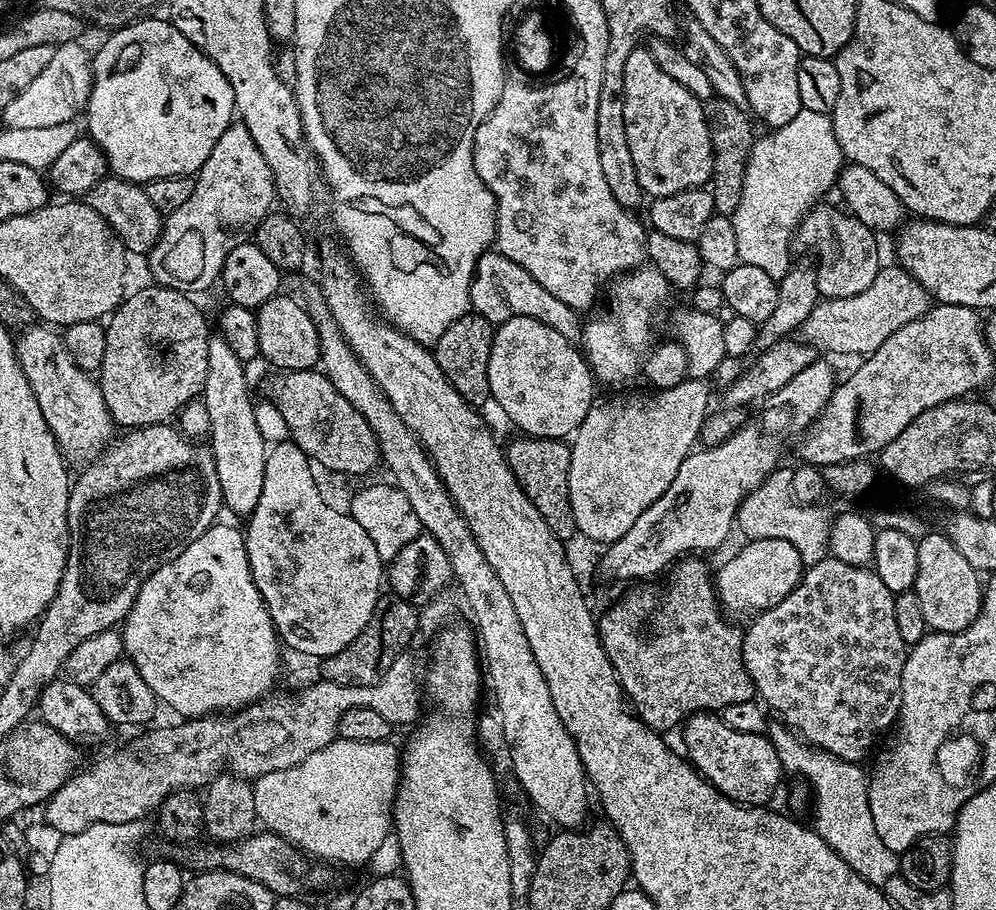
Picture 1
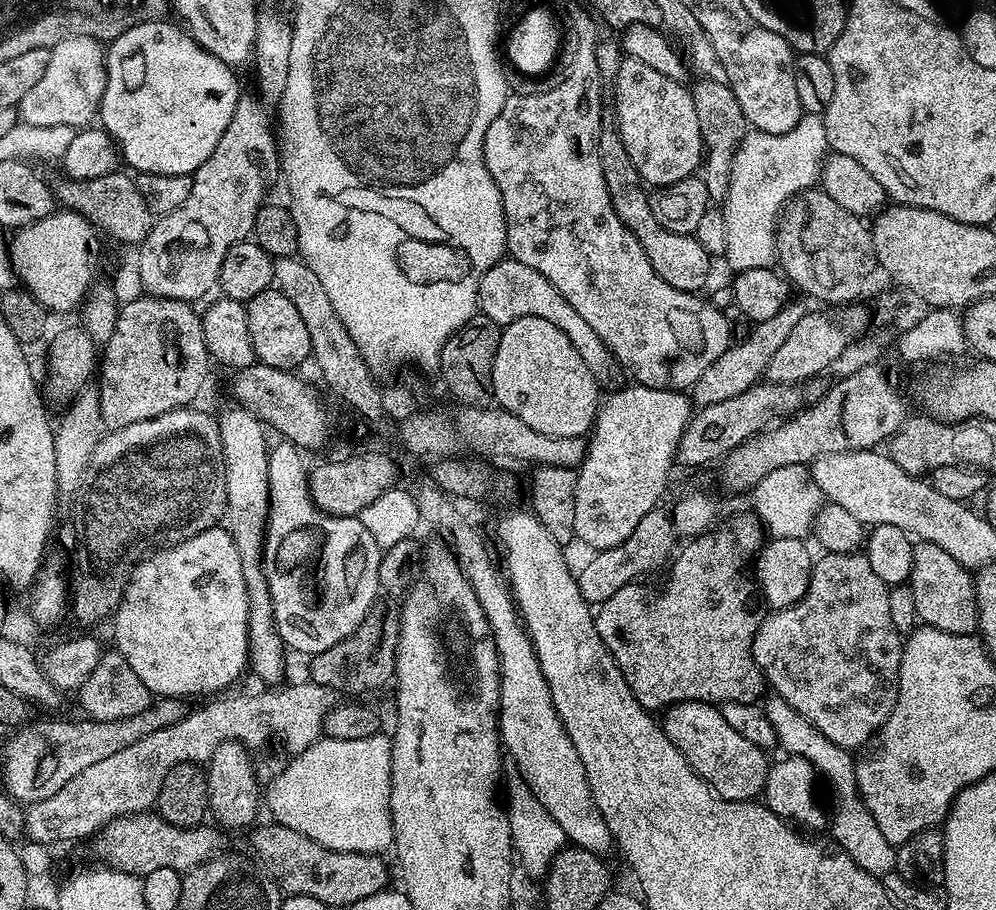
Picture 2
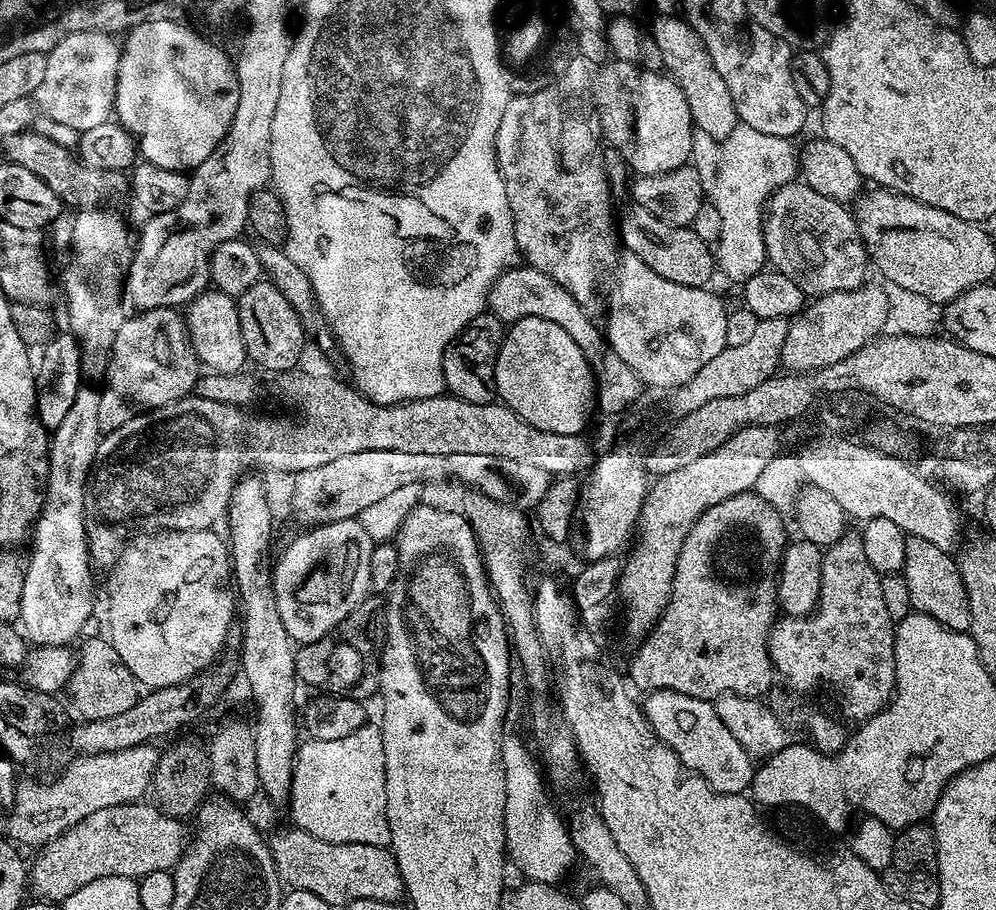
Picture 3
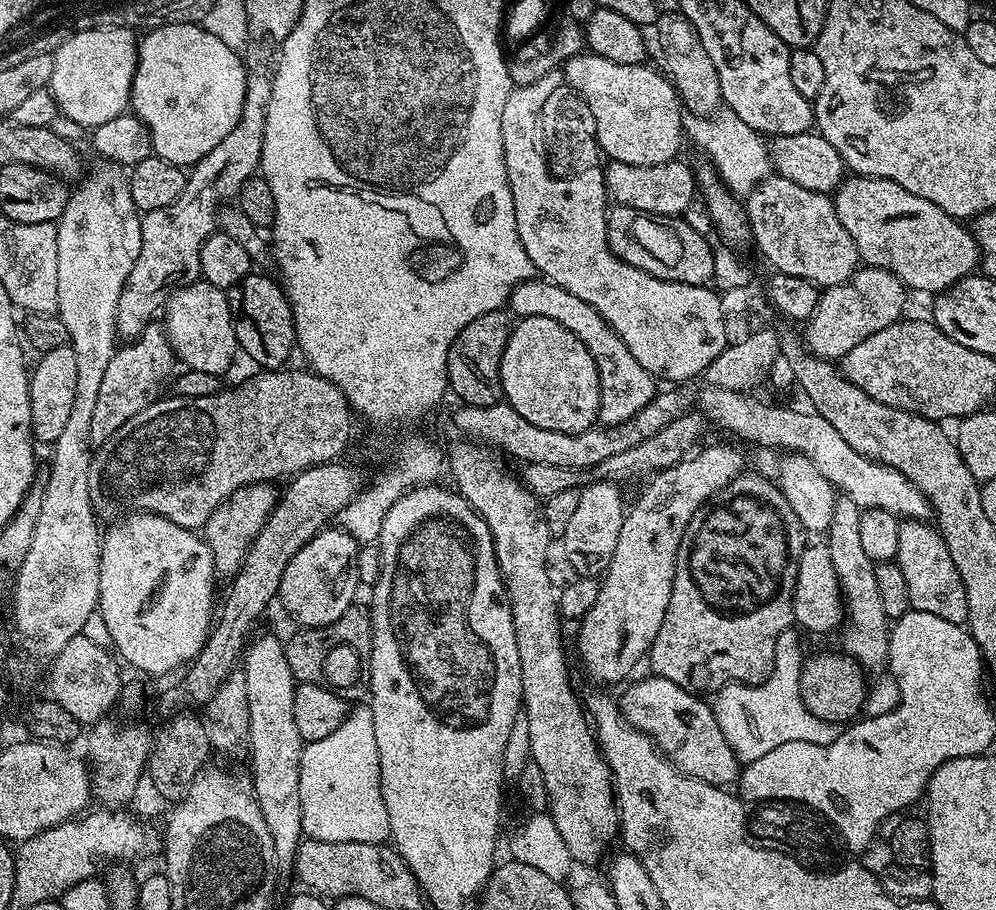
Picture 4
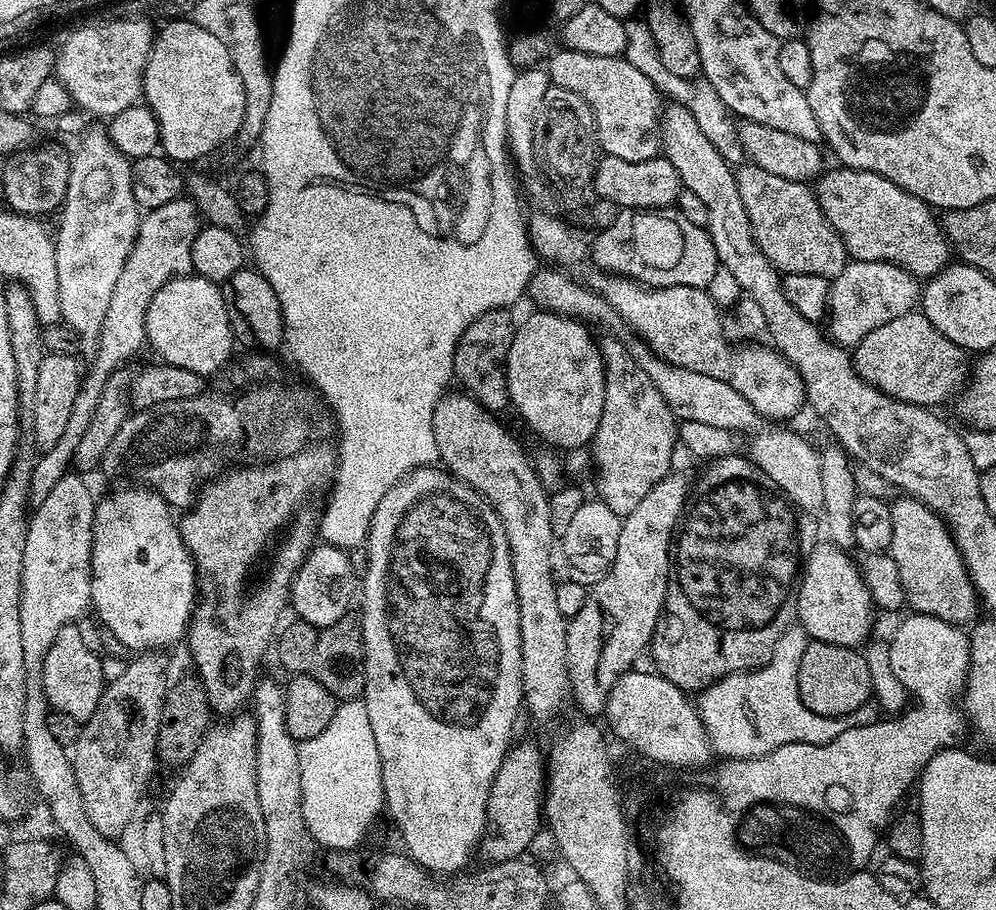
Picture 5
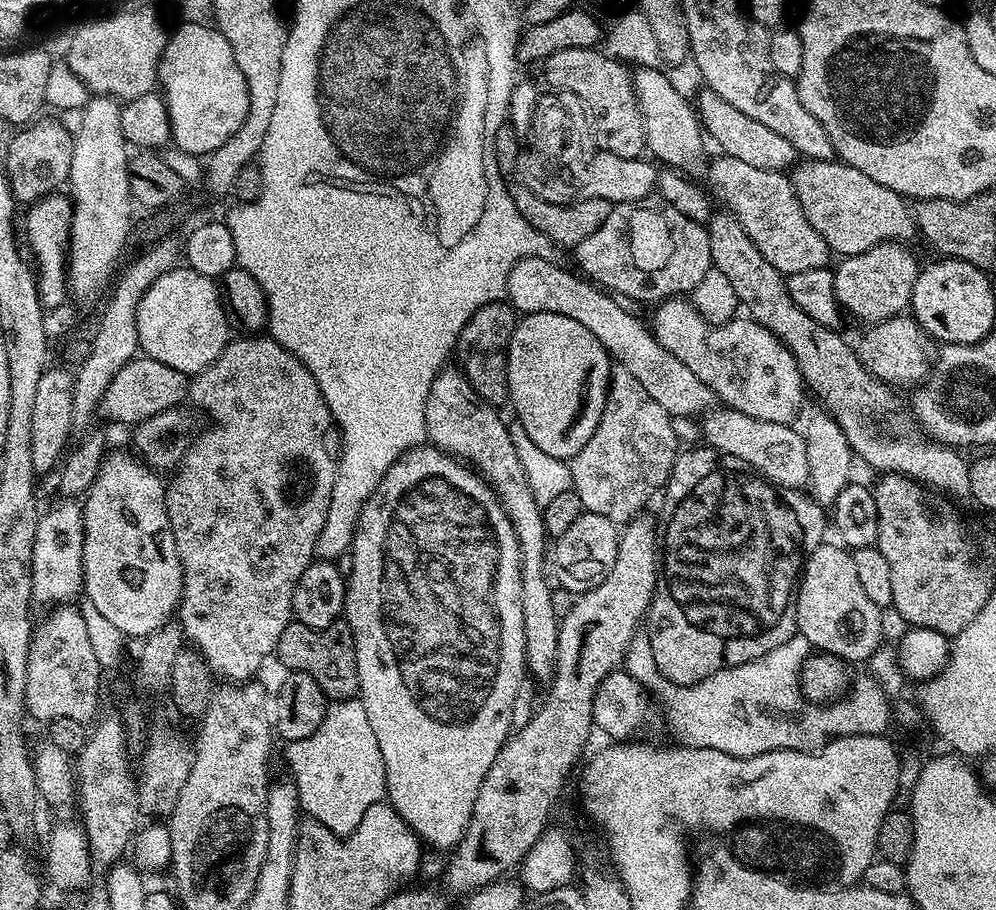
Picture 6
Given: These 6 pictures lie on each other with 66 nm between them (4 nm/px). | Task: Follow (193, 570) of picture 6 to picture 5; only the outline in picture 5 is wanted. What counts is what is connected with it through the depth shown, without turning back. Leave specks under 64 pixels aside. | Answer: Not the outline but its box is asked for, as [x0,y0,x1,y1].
[179,446,337,718]

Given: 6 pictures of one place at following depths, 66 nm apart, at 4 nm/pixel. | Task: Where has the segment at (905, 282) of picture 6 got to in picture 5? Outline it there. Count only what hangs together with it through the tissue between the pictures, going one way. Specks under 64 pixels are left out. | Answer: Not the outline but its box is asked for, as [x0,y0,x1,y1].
[826,259,917,346]

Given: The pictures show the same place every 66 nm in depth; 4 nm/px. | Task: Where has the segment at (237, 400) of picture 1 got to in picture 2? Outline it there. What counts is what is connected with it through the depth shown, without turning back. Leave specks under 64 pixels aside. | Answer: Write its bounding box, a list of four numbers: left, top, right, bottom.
[218,402,286,686]

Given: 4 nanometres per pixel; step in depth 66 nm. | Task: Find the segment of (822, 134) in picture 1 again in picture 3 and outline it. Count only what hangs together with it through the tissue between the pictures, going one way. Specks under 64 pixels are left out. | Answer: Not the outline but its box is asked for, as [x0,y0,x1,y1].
[692,123,798,286]

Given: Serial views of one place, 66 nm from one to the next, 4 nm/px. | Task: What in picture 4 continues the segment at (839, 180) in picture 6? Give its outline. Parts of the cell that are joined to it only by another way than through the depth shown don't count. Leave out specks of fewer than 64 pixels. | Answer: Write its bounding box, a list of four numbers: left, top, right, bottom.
[834,175,980,294]

